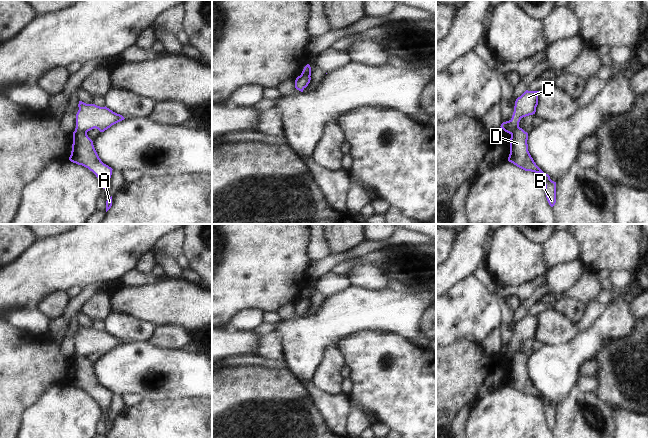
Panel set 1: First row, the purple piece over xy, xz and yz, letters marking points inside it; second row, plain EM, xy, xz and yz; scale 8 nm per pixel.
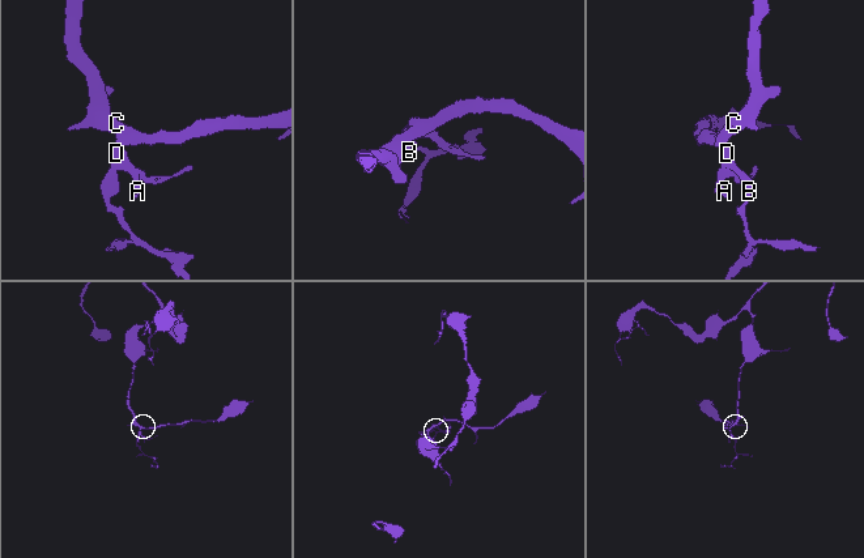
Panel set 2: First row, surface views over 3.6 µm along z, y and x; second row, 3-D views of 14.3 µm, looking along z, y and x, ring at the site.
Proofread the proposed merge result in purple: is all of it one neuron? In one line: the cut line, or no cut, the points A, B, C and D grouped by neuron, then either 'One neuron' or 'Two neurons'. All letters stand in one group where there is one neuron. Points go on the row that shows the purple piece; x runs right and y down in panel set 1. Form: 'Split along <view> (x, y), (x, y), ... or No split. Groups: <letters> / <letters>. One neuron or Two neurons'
Split along xy (75, 130), (86, 133). Groups: A B D / C. Two neurons

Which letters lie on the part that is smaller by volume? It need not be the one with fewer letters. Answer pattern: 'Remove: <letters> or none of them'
Remove: A, B, D

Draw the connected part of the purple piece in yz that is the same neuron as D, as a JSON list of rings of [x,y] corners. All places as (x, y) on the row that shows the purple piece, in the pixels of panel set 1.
[[[520,127],[511,133],[508,161],[525,171],[531,171],[542,175],[547,201],[549,205],[553,207],[556,203],[556,182],[552,181],[550,176],[536,165],[528,151],[527,140],[528,133]]]

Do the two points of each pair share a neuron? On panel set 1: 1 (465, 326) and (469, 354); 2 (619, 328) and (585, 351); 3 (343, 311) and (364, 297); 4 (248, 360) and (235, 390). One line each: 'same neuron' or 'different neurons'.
1: different neurons
2: same neuron
3: same neuron
4: different neurons

